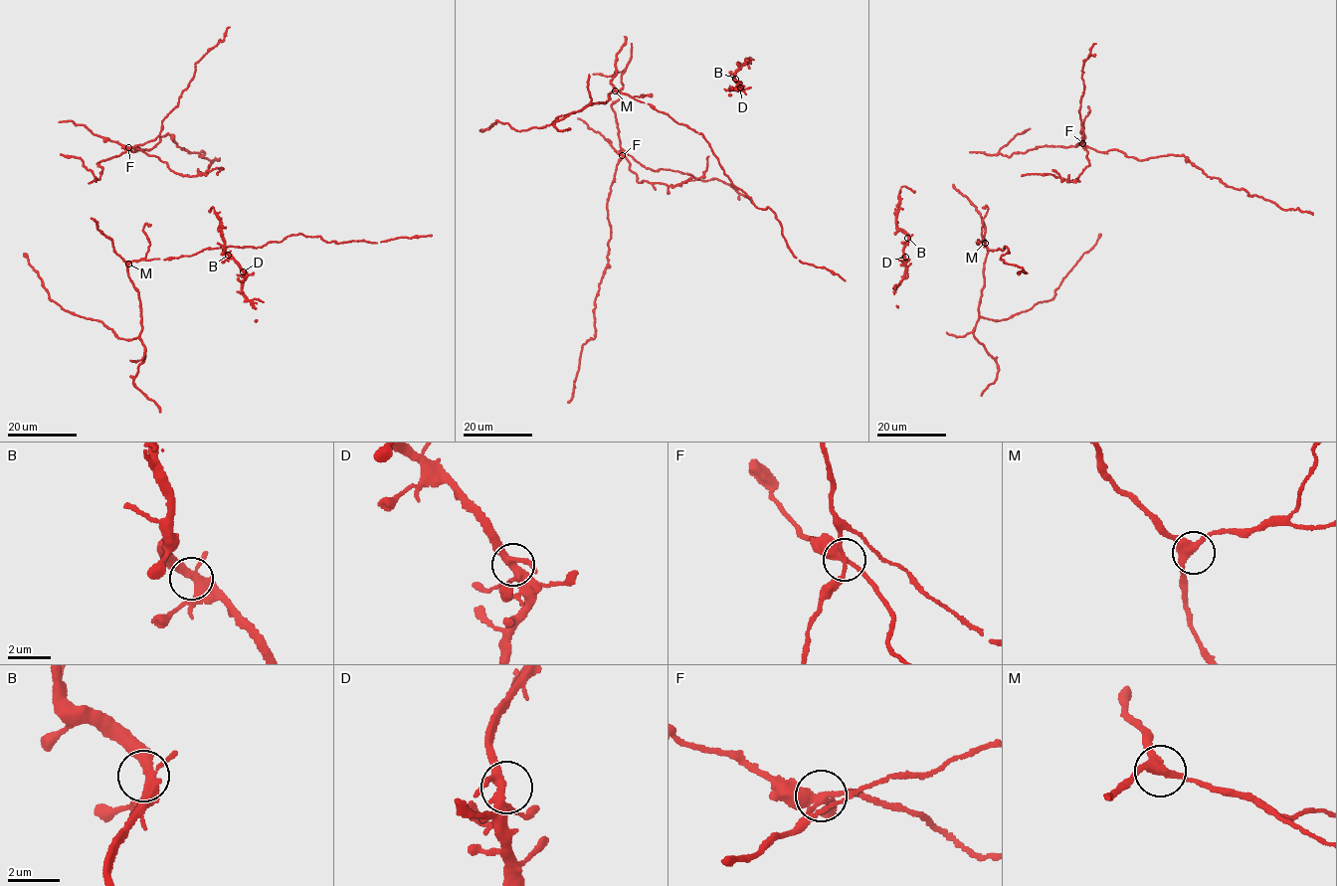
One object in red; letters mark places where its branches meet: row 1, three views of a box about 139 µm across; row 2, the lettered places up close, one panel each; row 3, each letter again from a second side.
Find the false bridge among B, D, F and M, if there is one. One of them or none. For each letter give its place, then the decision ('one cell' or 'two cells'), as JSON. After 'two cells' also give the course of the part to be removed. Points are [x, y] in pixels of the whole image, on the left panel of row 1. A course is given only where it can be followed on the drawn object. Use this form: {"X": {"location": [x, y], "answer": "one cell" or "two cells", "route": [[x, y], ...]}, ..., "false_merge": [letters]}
{"B": {"location": [228, 255], "answer": "one cell"}, "D": {"location": [243, 271], "answer": "one cell"}, "F": {"location": [128, 147], "answer": "two cells", "route": [[128, 147], [153, 155], [183, 176], [193, 177], [220, 168], [218, 174]]}, "M": {"location": [128, 264], "answer": "one cell"}, "false_merge": ["F"]}

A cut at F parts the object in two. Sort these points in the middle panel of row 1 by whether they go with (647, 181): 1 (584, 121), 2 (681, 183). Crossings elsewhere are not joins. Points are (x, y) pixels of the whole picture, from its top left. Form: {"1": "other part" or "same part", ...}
{"1": "same part", "2": "same part"}

